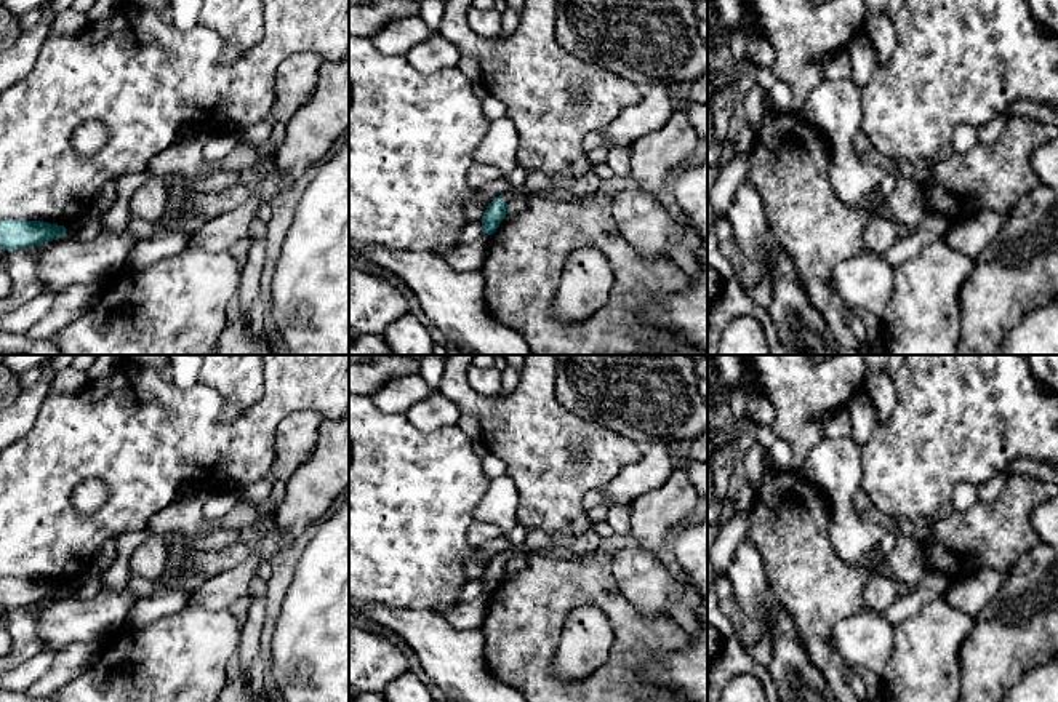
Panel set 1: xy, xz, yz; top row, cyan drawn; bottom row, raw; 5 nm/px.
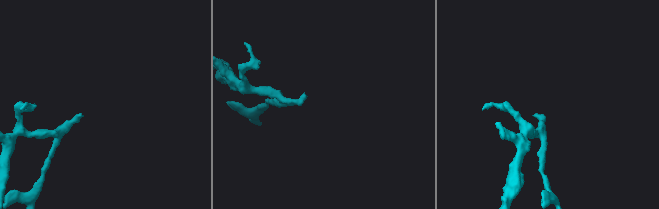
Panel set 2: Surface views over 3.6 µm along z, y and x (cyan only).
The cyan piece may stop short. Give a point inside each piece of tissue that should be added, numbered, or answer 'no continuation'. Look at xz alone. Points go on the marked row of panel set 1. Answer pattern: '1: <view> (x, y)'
1: xz (517, 197)

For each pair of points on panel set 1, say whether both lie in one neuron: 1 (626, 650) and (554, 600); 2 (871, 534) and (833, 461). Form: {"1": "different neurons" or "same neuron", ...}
{"1": "same neuron", "2": "same neuron"}

